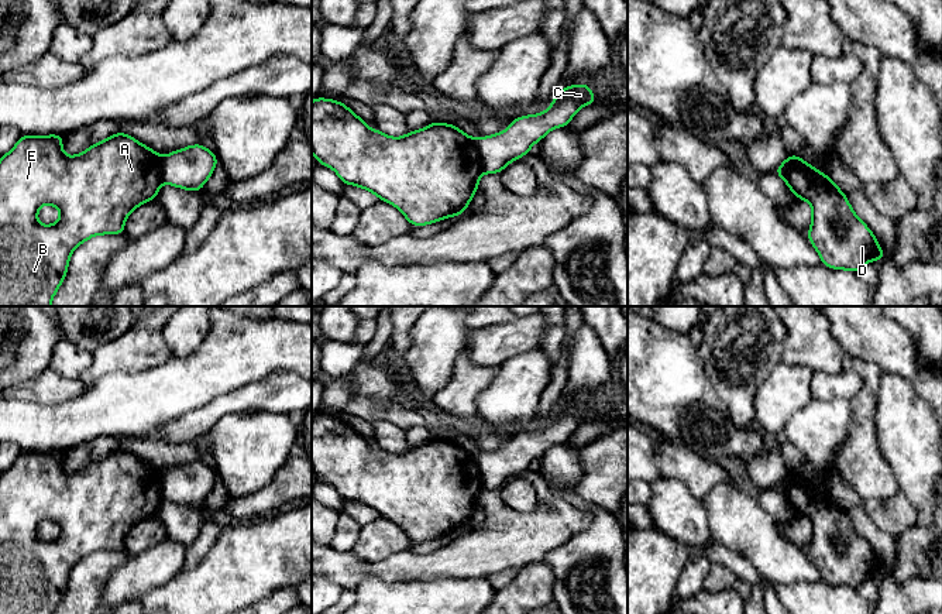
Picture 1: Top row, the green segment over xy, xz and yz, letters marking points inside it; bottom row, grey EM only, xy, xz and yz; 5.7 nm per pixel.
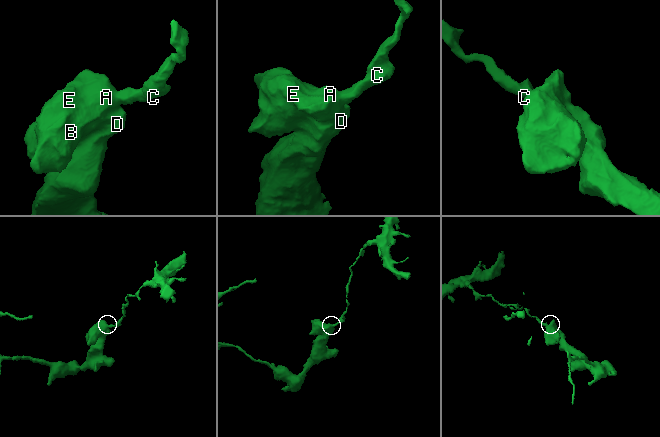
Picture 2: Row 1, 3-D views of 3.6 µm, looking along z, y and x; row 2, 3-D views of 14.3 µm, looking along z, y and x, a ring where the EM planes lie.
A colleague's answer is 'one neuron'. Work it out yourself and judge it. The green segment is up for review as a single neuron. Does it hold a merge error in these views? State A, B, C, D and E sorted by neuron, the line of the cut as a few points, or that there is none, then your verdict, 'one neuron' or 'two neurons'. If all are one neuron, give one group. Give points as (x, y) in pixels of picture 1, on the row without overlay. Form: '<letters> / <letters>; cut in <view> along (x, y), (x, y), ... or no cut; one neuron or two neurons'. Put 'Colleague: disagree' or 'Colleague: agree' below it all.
A B D E / C; cut in xz along (473, 455), (484, 486); two neurons
Colleague: disagree

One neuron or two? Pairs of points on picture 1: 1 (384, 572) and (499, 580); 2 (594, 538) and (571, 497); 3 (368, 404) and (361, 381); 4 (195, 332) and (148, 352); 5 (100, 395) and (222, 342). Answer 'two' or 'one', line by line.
1: two
2: one
3: two
4: two
5: one

